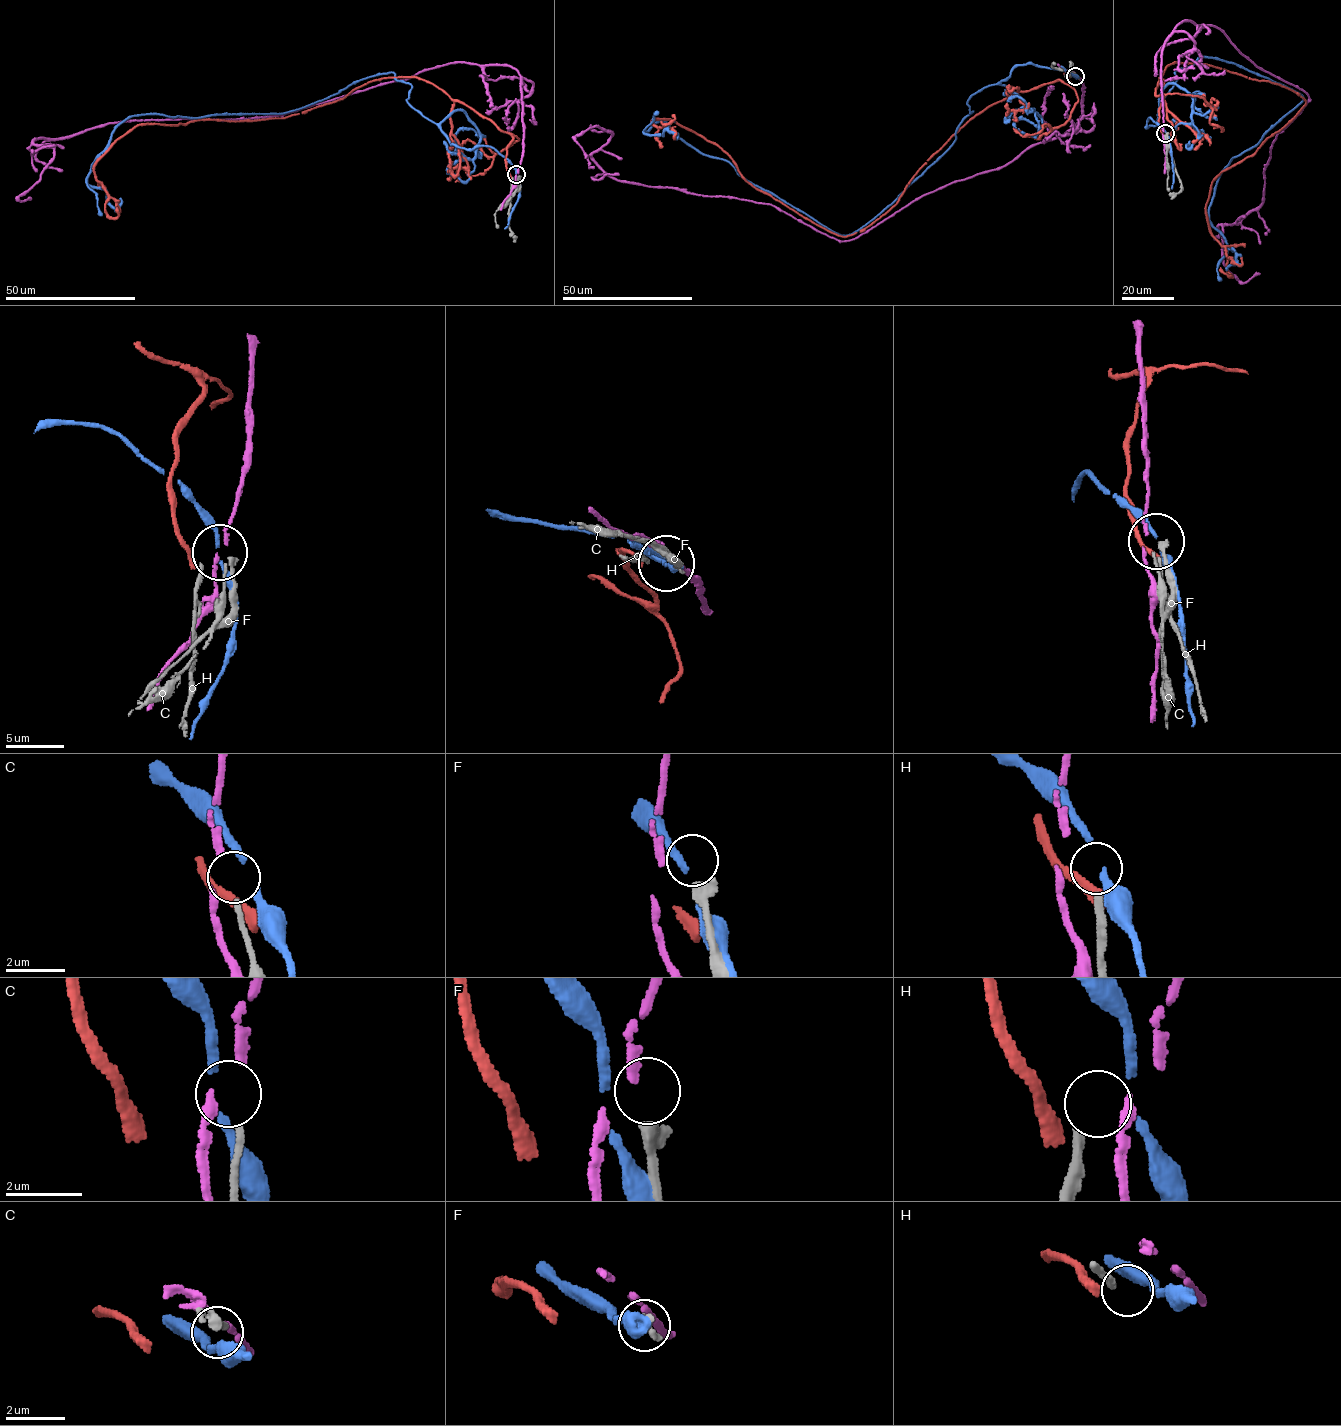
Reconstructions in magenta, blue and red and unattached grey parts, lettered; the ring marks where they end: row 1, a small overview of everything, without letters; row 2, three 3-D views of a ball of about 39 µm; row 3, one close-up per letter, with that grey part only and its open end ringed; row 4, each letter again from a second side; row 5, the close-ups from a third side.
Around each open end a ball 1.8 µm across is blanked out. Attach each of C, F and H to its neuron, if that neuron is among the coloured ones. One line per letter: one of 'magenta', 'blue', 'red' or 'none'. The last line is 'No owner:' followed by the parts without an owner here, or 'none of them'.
C: none
F: none
H: none
No owner: C, F, H

